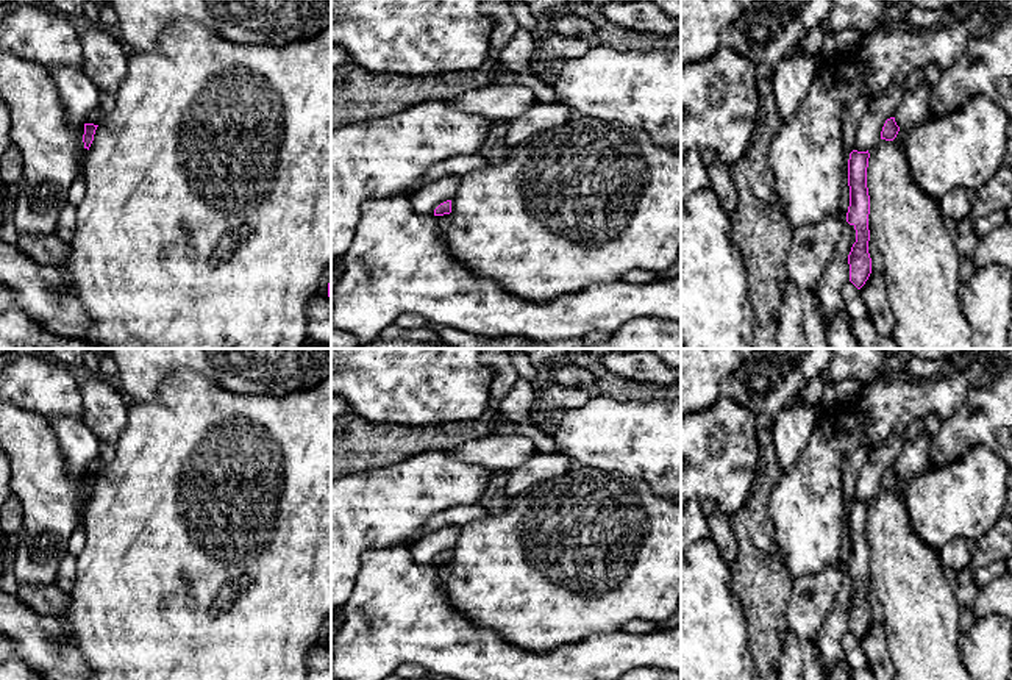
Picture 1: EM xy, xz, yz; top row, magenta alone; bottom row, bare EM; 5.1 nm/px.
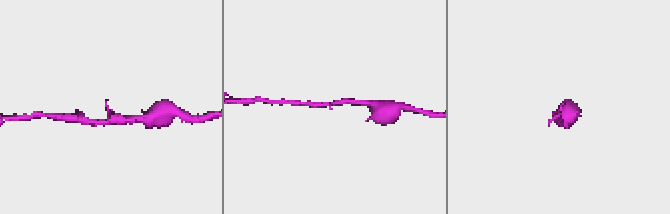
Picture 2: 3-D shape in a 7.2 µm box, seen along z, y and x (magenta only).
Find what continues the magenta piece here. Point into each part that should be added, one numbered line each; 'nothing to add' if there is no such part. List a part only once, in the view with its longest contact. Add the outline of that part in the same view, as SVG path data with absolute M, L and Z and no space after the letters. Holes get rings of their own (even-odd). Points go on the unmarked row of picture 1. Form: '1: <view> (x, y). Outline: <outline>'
nothing to add

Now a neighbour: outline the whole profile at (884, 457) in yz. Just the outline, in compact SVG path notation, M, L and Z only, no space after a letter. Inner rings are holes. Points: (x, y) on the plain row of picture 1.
M903 433L890 436L882 446L871 449L868 458L857 475L853 500L867 502L876 496L887 469L895 467L903 453L906 441Z

